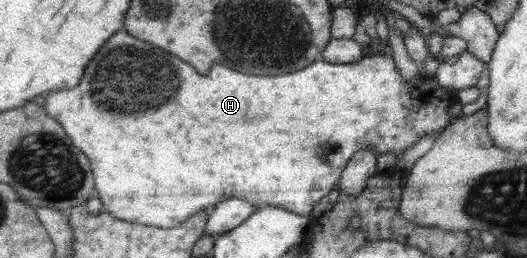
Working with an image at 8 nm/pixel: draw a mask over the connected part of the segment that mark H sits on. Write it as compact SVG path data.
M120 31L110 37L110 41L96 53L96 57L88 63L84 75L81 77L80 85L74 89L50 92L43 107L53 119L56 119L64 131L70 135L72 143L86 153L92 165L94 183L97 195L103 203L104 210L114 217L124 221L131 221L133 224L149 225L162 229L175 228L186 221L192 215L213 207L220 201L226 201L230 197L238 197L244 201L250 201L255 207L272 206L285 209L301 216L308 216L314 205L332 191L334 185L338 184L339 177L343 173L348 161L354 157L363 147L373 147L377 155L402 157L403 153L412 147L420 138L442 132L450 123L450 106L456 101L456 92L447 90L432 74L418 74L409 84L402 79L394 58L392 48L387 45L384 51L372 51L367 56L362 56L360 61L349 64L328 62L318 59L300 69L298 73L288 75L276 75L276 77L254 77L236 73L224 65L212 65L208 75L198 75L192 65L186 61L174 57L172 53L162 51L156 45L144 43L136 37L130 37L128 33Z

